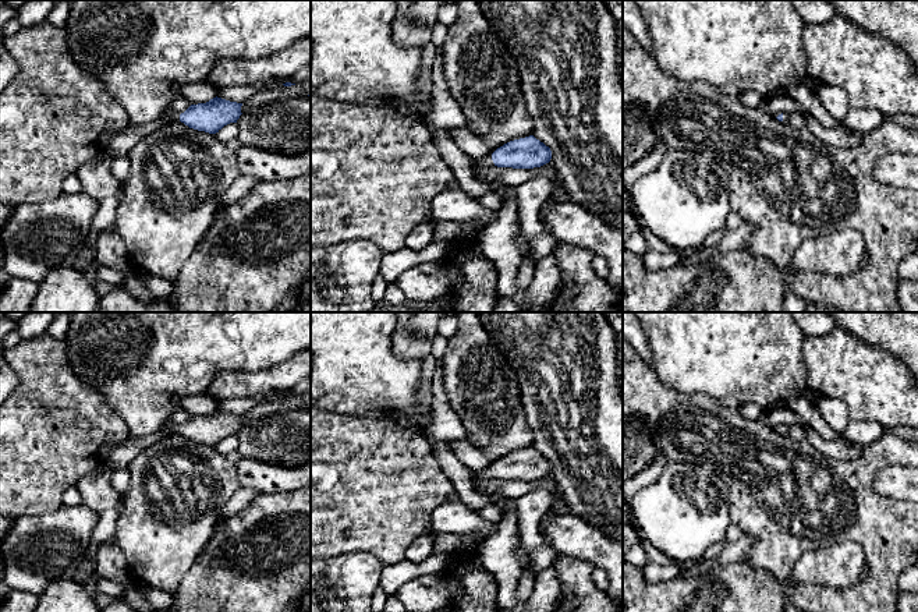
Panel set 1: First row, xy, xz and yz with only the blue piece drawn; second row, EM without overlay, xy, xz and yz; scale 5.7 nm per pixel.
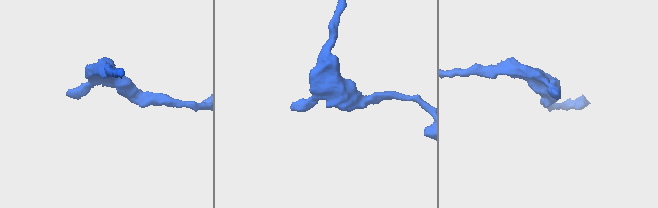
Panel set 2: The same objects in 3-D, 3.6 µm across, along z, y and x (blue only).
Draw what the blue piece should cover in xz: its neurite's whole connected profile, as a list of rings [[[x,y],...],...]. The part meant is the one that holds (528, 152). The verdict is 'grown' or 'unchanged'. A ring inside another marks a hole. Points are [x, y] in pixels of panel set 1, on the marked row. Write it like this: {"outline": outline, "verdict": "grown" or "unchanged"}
{"outline": [[[534,135],[510,141],[497,148],[490,156],[476,160],[475,178],[488,183],[485,171],[489,167],[534,169],[549,163],[552,151]]], "verdict": "grown"}

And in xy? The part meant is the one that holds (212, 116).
{"outline": [[[213,98],[206,103],[191,105],[184,113],[170,113],[170,121],[181,121],[189,128],[209,134],[219,132],[224,125],[237,123],[242,103]]], "verdict": "grown"}

